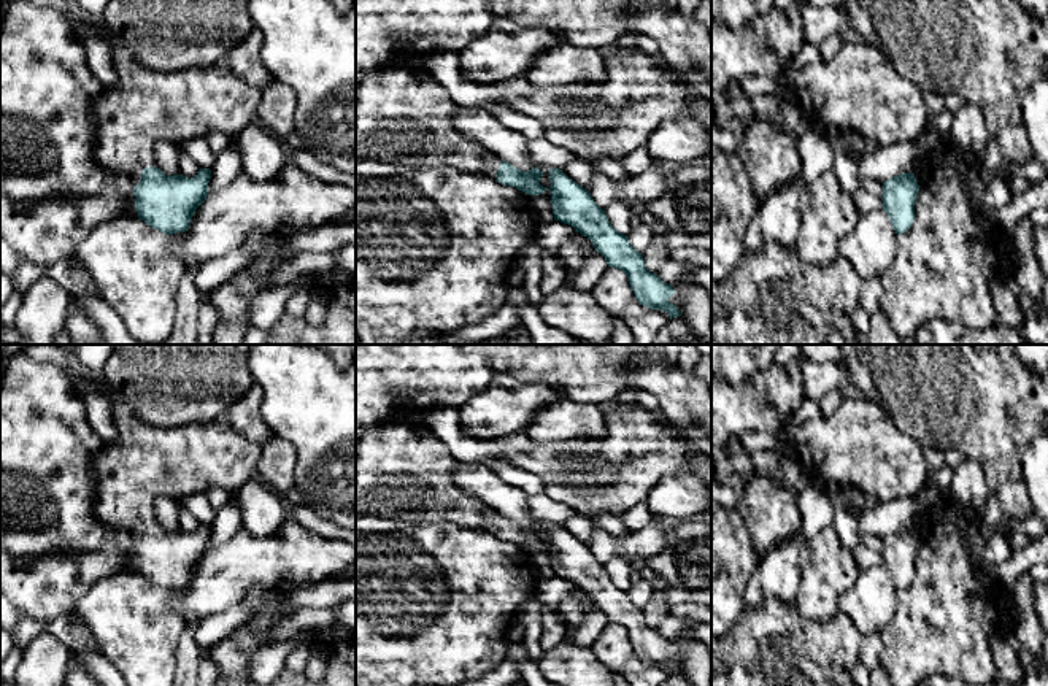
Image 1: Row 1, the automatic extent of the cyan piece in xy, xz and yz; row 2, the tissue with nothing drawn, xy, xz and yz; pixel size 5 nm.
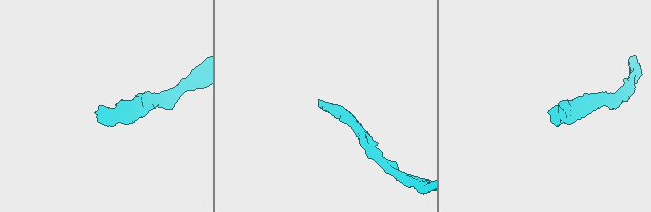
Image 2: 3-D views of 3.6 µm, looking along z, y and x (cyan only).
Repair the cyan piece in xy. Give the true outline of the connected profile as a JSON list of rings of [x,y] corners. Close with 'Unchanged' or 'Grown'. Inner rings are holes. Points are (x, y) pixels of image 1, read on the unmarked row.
[[[124,403],[111,411],[116,437],[105,441],[91,456],[95,473],[94,510],[100,522],[118,530],[127,530],[135,543],[127,564],[152,584],[167,591],[186,588],[195,565],[208,553],[210,524],[200,524],[194,534],[165,530],[156,522],[152,505],[159,497],[183,499],[192,492],[205,492],[211,486],[233,491],[256,476],[260,459],[260,445],[245,438],[229,419],[191,422],[184,426],[152,426],[141,421]]]. Grown

